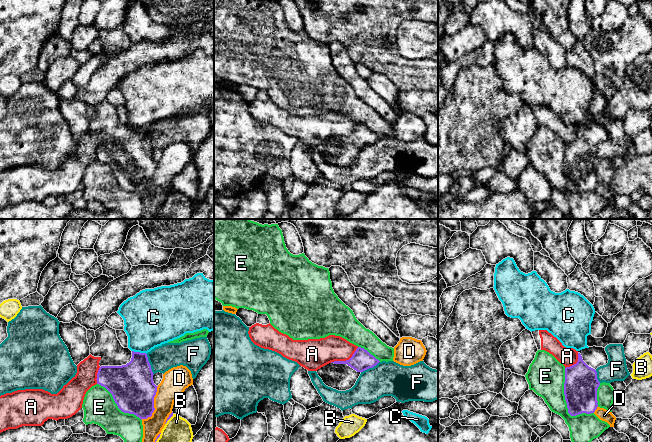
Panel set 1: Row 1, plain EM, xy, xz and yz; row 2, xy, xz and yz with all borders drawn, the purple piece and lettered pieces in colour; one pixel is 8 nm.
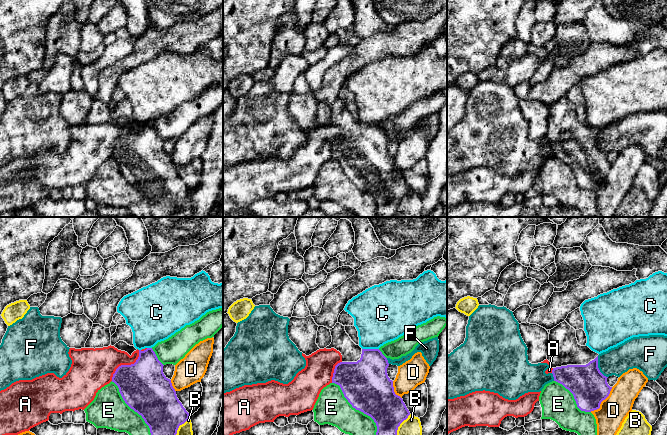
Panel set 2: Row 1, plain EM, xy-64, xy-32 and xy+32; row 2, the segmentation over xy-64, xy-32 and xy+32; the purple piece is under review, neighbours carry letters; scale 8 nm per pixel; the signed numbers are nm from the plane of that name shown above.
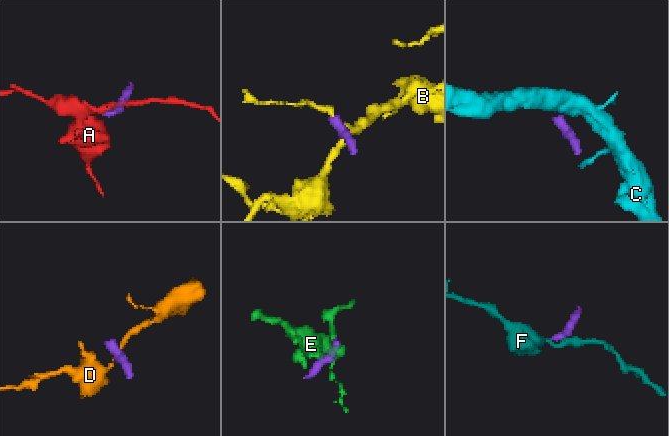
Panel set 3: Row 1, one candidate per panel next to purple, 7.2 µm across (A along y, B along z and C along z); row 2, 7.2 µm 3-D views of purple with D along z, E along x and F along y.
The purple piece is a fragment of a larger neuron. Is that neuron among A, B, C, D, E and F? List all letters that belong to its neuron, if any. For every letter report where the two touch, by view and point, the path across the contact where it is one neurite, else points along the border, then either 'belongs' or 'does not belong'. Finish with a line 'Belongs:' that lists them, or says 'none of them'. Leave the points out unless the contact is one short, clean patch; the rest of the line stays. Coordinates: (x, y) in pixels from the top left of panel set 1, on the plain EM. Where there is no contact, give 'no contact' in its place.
A: xz (346, 136) | along xz (358, 123), (348, 135), (330, 138) | does not belong
B: xy (169, 194) | along xy (173, 190), (165, 200) | does not belong
C: xy (139, 128) | along xy (132, 126), (146, 130) | does not belong
D: xy (153, 182) | does not belong
E: yz (566, 178) | does not belong
F: xy (149, 140) | does not belong
Belongs: none of them

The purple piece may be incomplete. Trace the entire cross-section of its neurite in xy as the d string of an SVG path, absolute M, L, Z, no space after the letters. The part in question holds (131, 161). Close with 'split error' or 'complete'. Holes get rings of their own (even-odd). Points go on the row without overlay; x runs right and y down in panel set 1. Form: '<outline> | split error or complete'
M104 100L95 107L95 118L90 130L100 133L97 160L105 163L113 172L118 184L142 195L154 188L157 163L146 129L124 124L116 106Z | split error

